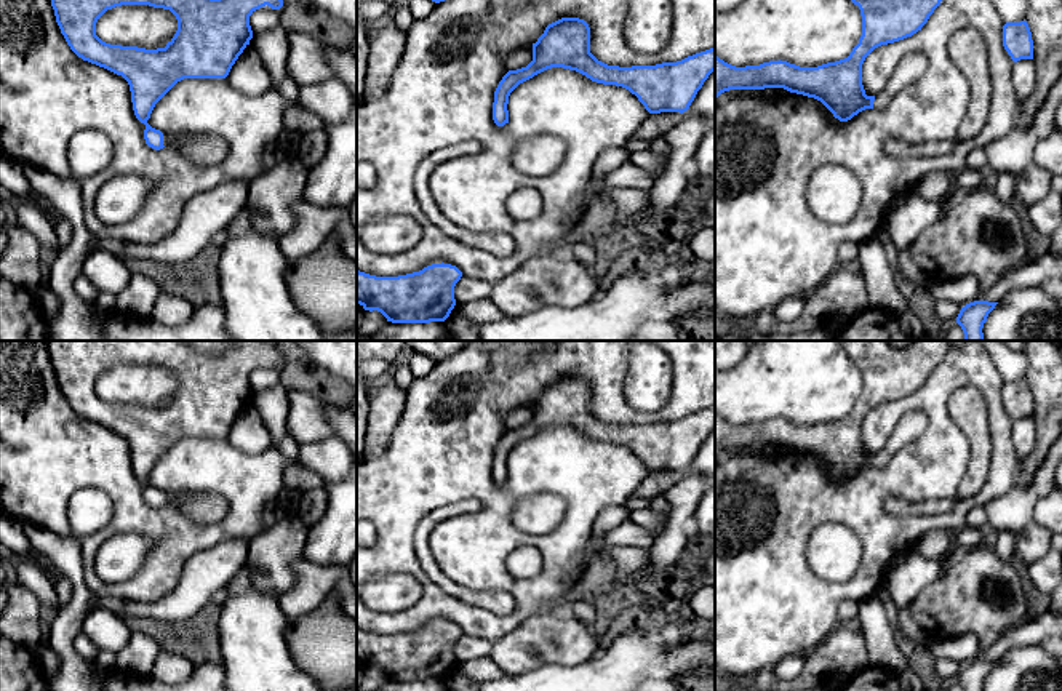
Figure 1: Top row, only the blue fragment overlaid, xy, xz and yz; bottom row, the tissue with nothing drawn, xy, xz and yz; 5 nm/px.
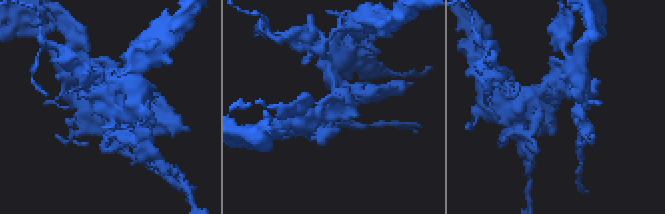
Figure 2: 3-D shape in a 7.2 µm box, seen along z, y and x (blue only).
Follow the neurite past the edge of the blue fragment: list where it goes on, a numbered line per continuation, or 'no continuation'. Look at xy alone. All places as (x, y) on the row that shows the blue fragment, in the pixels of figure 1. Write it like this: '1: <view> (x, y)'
1: xy (205, 149)

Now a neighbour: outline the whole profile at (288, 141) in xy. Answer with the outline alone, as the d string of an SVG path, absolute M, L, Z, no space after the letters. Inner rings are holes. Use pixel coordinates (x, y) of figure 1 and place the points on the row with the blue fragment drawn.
M285 128L277 138L277 144L286 155L299 155L302 138L302 133Z

